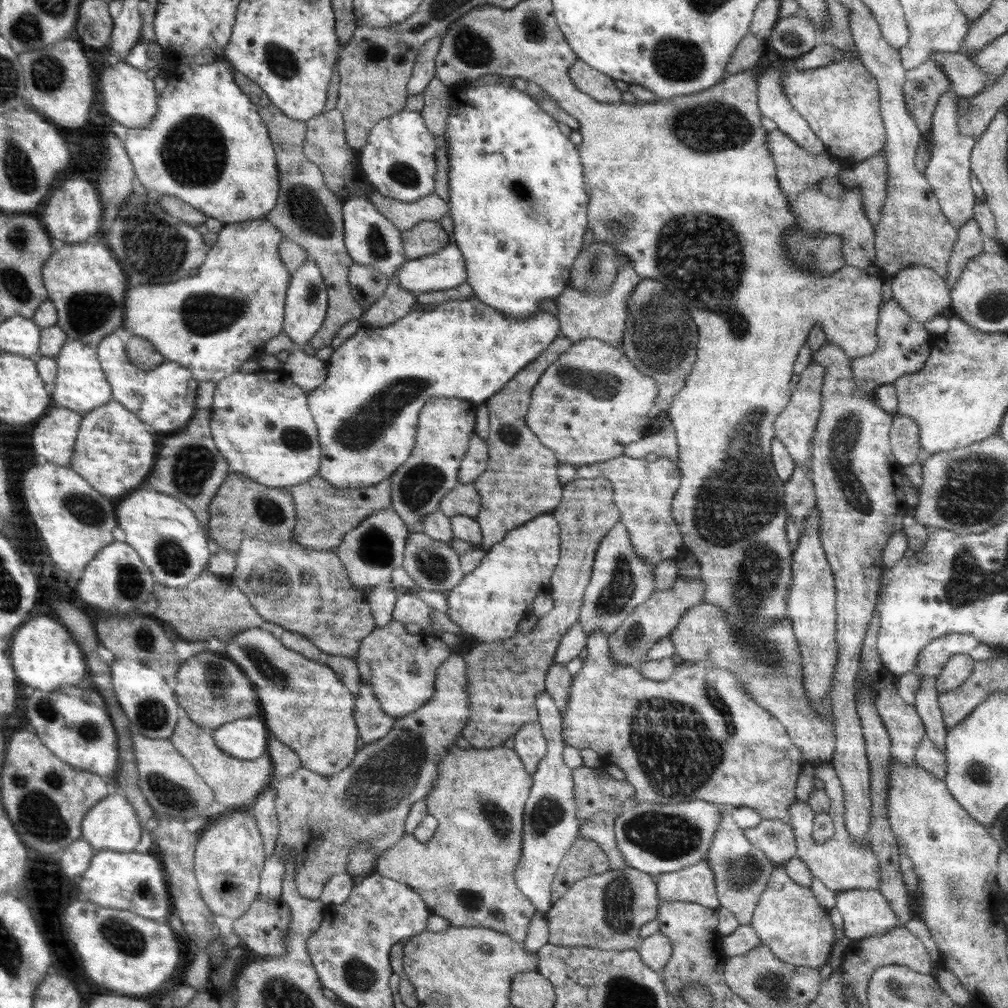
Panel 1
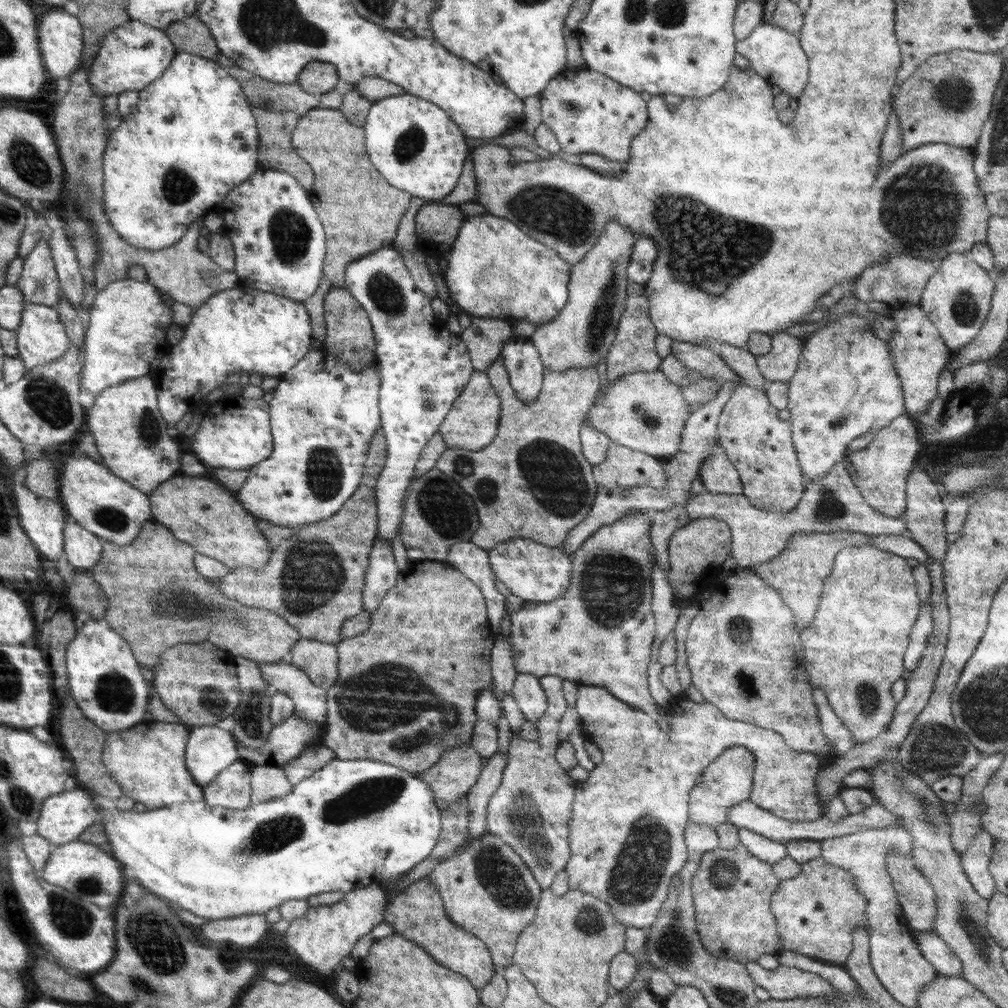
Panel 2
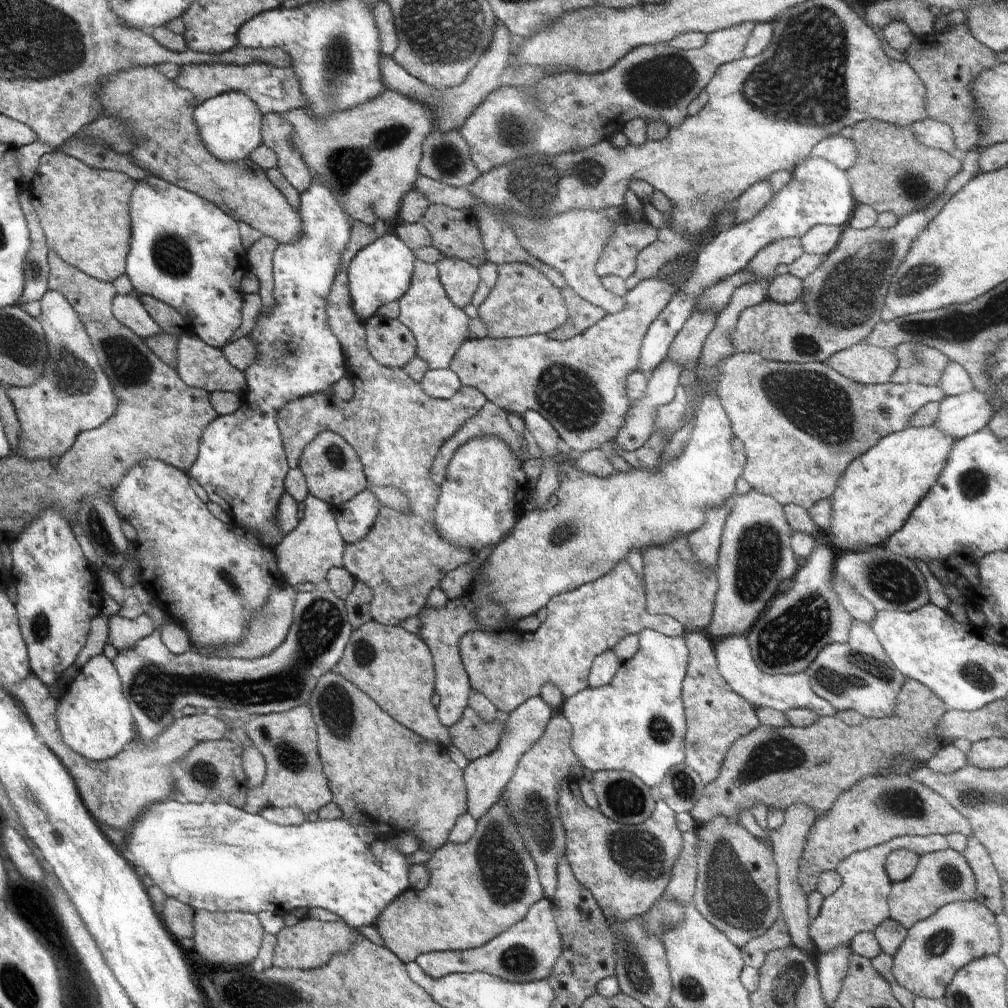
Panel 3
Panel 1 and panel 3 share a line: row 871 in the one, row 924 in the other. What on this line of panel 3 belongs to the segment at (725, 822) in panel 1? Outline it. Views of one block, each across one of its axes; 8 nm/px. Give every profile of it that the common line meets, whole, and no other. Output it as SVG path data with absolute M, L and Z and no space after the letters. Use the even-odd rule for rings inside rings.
M716 816L712 822L697 826L698 854L696 890L691 904L715 926L734 946L741 949L750 940L762 936L781 916L778 896L778 868L772 854L770 834L766 842L760 842L740 823L730 822L726 816Z

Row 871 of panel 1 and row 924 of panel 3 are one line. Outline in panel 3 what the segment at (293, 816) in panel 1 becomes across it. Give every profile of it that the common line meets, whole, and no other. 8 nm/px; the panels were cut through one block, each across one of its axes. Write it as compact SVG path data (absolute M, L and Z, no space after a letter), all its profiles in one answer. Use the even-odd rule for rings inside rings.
M307 917L300 919L294 926L280 930L276 940L272 967L312 970L324 966L334 954L350 950L356 942L356 932L344 922L320 921Z

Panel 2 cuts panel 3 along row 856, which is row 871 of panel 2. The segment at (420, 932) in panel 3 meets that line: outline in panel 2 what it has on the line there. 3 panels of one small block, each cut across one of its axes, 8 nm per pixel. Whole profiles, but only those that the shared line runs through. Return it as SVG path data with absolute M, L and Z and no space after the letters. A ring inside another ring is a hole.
M468 795L450 801L446 809L439 811L441 831L428 857L446 858L427 876L438 889L449 918L484 941L494 966L501 971L513 963L519 934L535 919L542 889L516 851L492 833L486 832L467 847L459 848L469 838Z

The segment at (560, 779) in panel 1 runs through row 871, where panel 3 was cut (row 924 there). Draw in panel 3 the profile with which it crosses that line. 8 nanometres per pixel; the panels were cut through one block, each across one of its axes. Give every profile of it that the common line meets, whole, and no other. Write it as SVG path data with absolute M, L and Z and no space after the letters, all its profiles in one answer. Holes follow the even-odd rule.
M542 899L533 904L528 914L484 946L465 951L438 951L421 954L416 957L418 966L432 978L444 978L452 973L483 972L498 976L506 982L530 982L544 980L550 976L554 962L562 952L562 938L554 922L552 903Z

